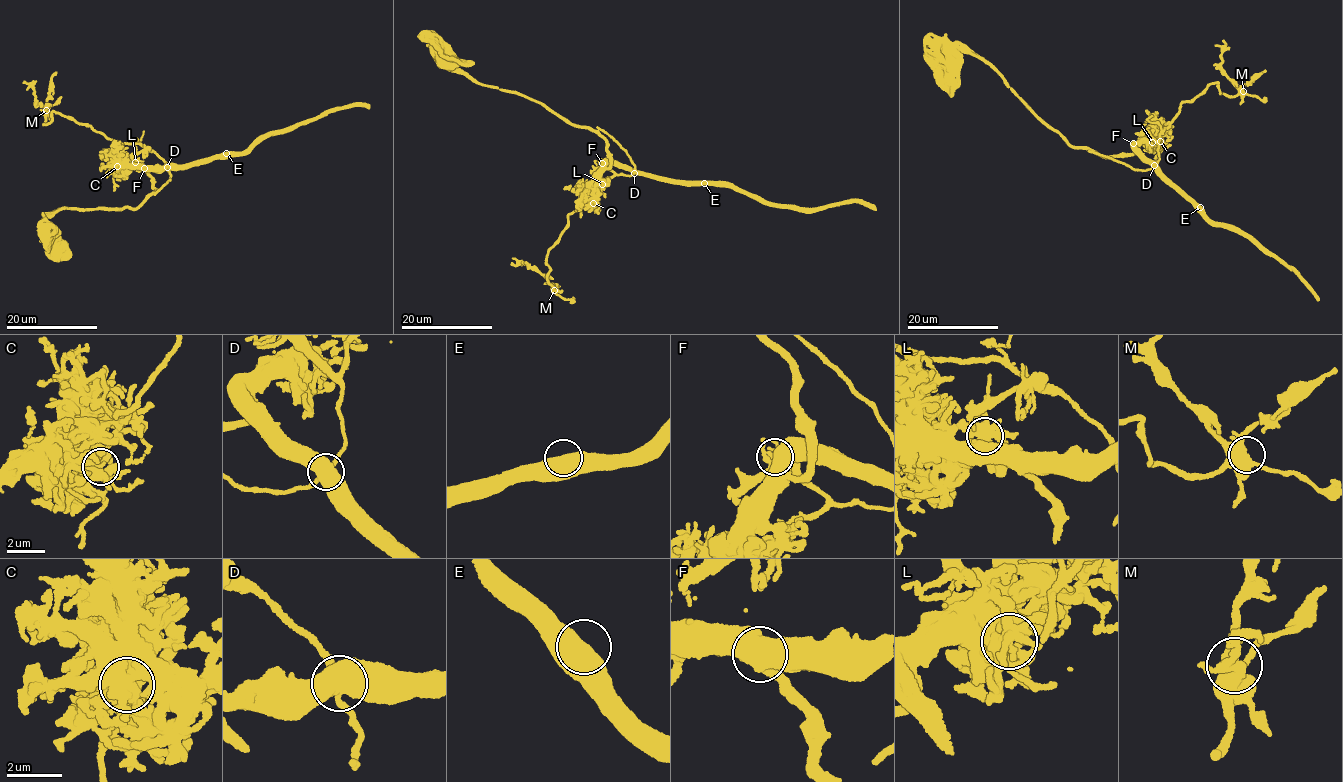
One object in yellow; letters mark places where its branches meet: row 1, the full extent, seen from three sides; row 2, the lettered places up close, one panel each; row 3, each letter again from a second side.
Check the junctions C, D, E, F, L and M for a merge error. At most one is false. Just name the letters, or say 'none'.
D

